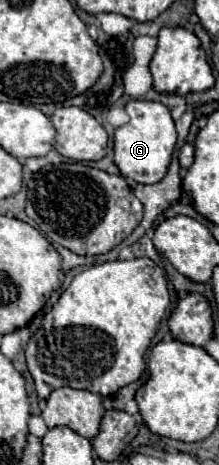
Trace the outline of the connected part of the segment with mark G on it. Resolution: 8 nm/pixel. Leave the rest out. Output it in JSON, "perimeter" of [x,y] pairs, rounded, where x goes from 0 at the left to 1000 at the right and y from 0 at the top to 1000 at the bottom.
{"perimeter":[[[594,213],[575,222],[575,243],[594,247],[594,260],[521,286],[521,351],[566,381],[667,398],[721,394],[758,376],[804,316],[804,273],[776,234],[721,217]]]}

